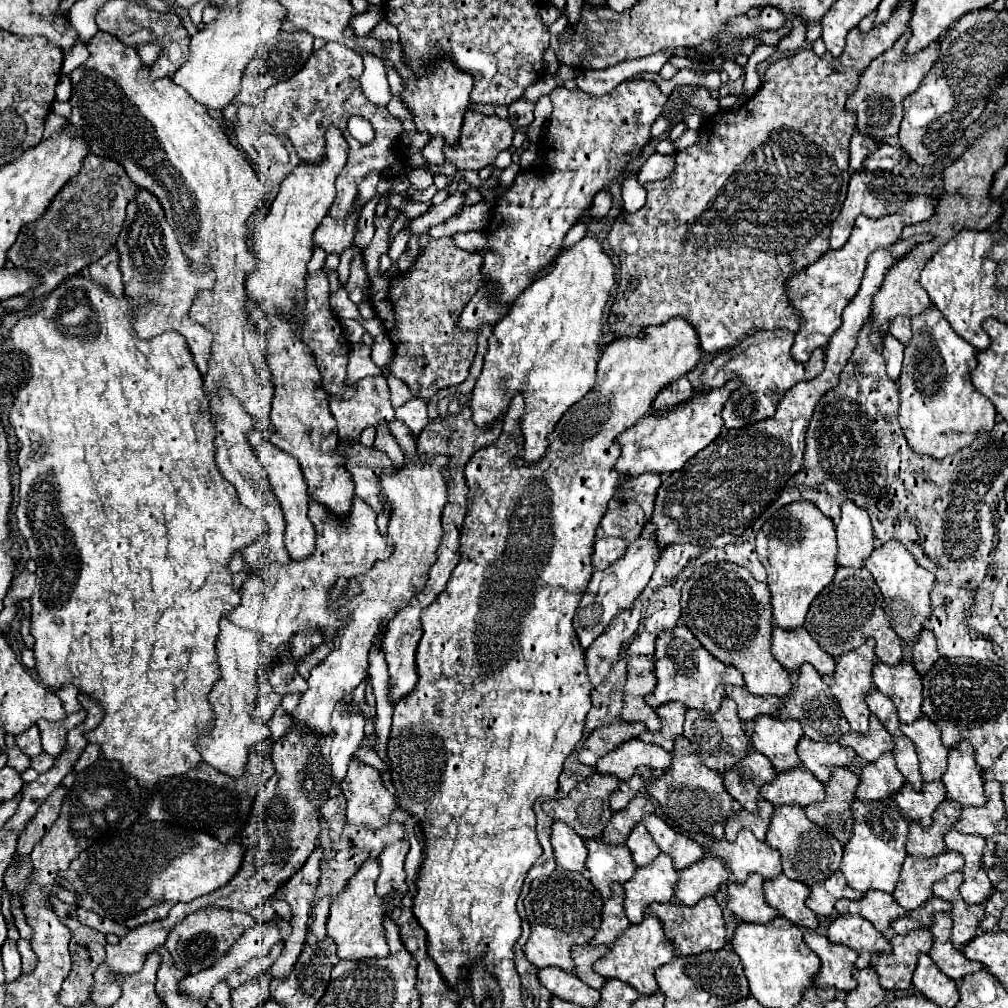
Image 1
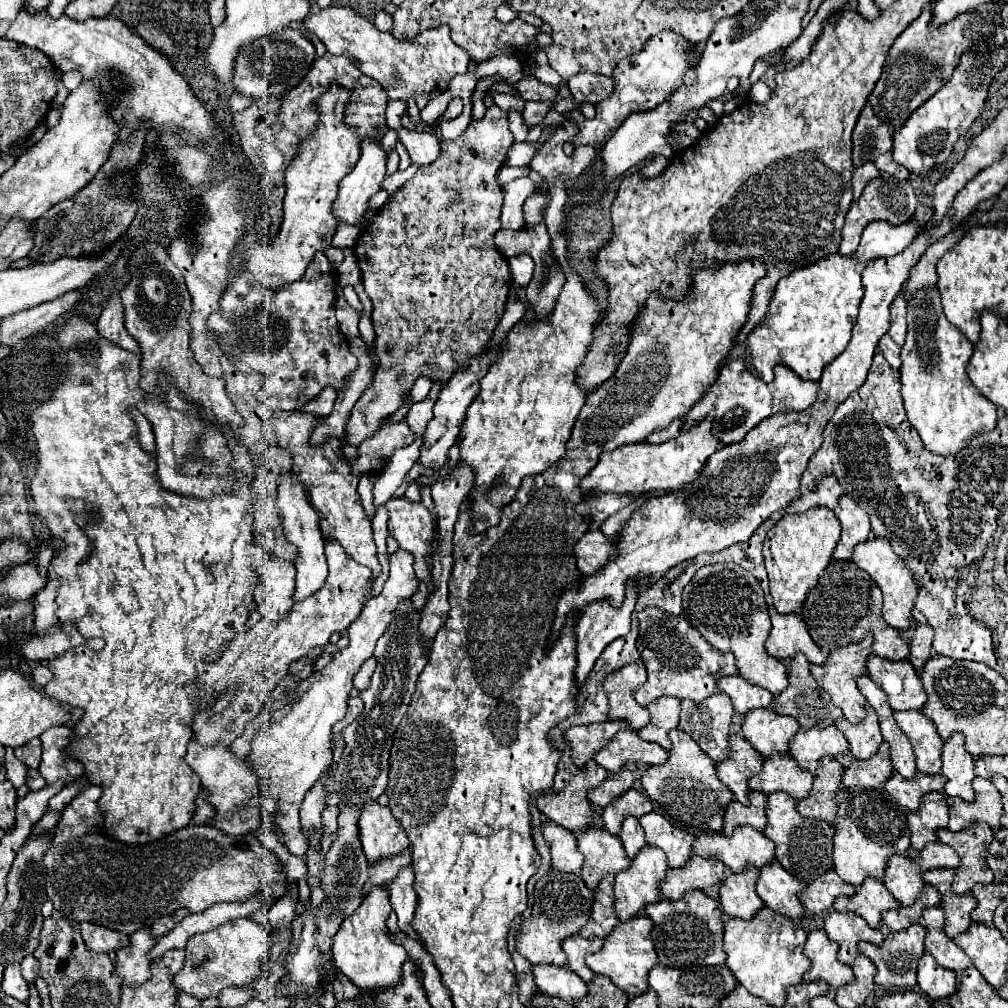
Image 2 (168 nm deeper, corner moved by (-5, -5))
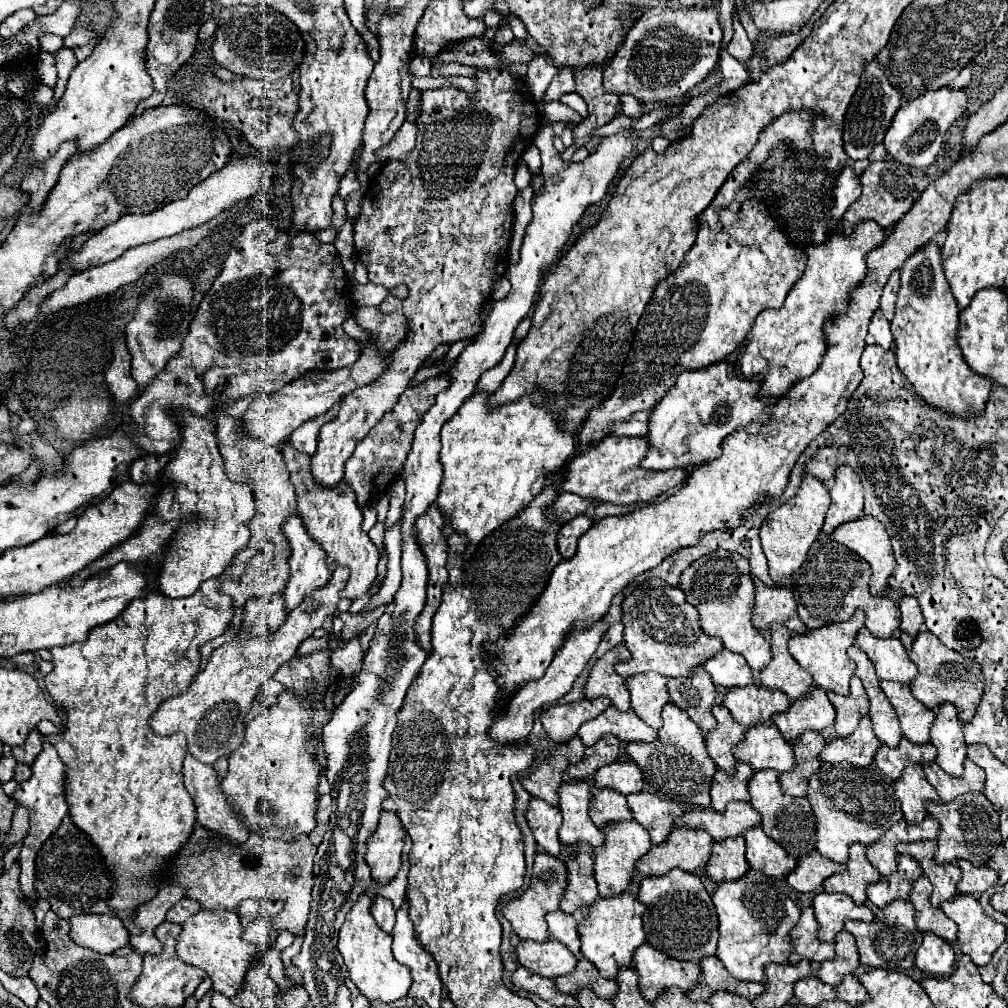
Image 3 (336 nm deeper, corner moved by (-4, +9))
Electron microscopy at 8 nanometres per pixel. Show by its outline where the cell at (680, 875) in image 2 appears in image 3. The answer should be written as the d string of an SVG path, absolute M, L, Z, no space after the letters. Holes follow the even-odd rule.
M676 828L664 846L652 846L652 850L638 860L636 870L642 876L664 876L672 868L696 872L706 868L712 854L714 838L702 830Z

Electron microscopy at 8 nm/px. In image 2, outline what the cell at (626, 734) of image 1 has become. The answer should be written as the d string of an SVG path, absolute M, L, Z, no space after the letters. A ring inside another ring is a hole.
M607 720L601 724L587 724L587 726L571 726L565 730L565 740L571 746L571 760L575 766L583 766L587 760L593 758L593 754L607 744L609 738L613 738L619 730L629 728L623 720Z

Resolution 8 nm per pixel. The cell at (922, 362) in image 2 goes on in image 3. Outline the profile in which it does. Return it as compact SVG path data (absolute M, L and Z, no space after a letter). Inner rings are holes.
M928 242L904 262L900 274L902 284L896 302L896 316L892 320L892 334L896 338L894 352L900 372L914 386L916 396L920 396L930 408L942 410L950 418L982 414L986 410L992 382L970 370L958 346L960 308L944 278L938 246Z

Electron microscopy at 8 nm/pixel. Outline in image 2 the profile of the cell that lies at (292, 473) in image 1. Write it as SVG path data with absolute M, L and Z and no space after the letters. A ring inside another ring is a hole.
M295 474L281 478L279 494L277 494L277 502L275 504L277 504L279 516L283 518L283 534L285 534L285 538L291 544L295 544L297 550L299 550L299 556L295 560L297 576L295 576L295 594L293 594L293 600L301 602L303 598L315 594L315 590L321 590L323 582L327 578L325 542L323 542L321 530L319 530L319 516L317 516L315 508L307 500L305 486L299 482L299 478Z

